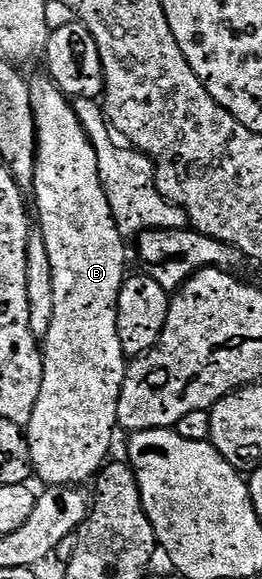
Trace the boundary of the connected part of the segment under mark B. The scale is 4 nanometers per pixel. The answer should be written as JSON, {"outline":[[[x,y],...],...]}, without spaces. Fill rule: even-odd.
{"outline":[[[49,77],[33,79],[29,89],[31,105],[36,111],[37,130],[36,167],[31,191],[37,194],[35,215],[41,218],[39,232],[45,238],[47,256],[50,257],[54,313],[50,331],[43,340],[45,364],[39,401],[35,401],[35,413],[31,413],[31,421],[24,432],[36,478],[41,478],[42,484],[51,487],[85,485],[105,466],[113,447],[113,434],[119,431],[117,414],[121,387],[125,384],[127,356],[120,341],[117,306],[127,278],[127,239],[117,228],[108,195],[101,183],[99,154],[93,148],[80,117],[69,108],[70,100]]]}

